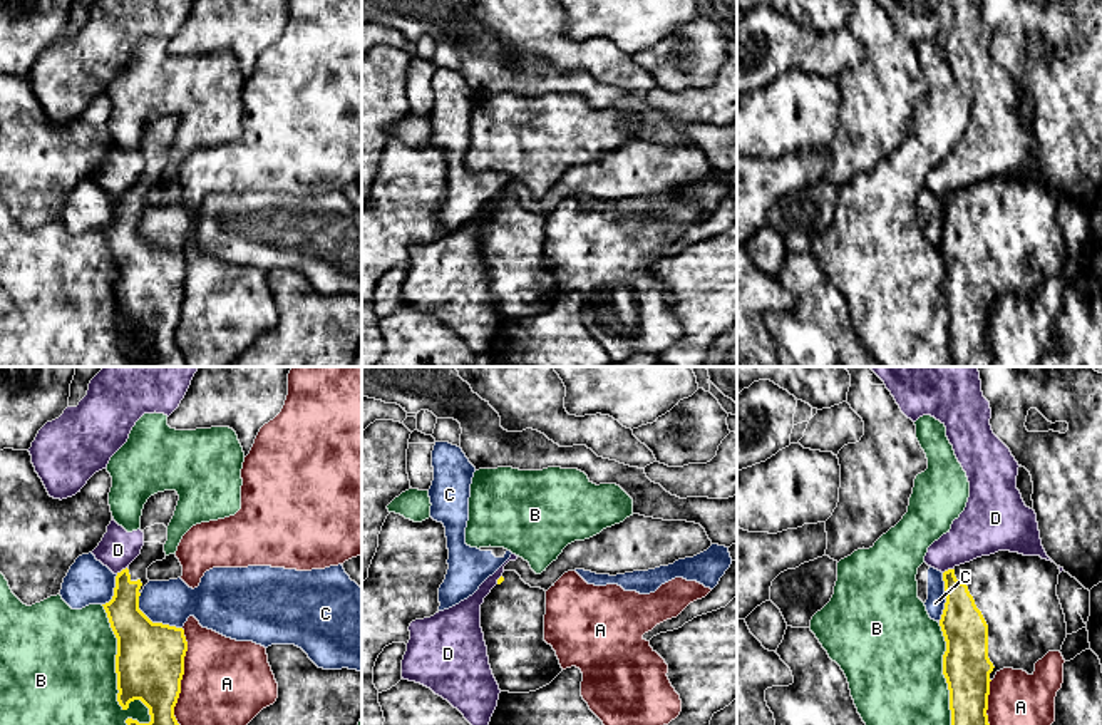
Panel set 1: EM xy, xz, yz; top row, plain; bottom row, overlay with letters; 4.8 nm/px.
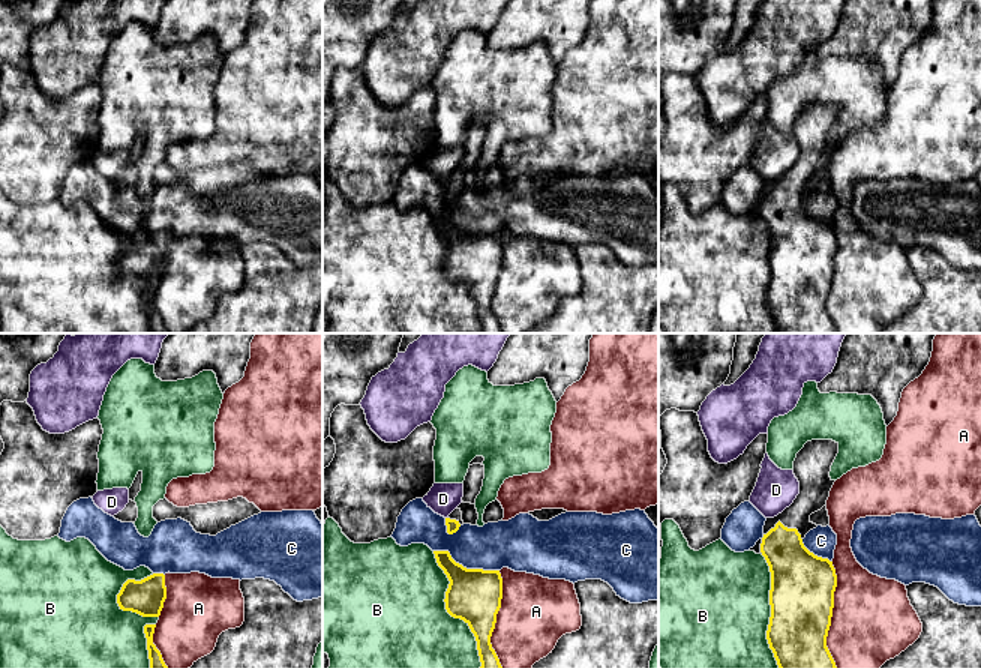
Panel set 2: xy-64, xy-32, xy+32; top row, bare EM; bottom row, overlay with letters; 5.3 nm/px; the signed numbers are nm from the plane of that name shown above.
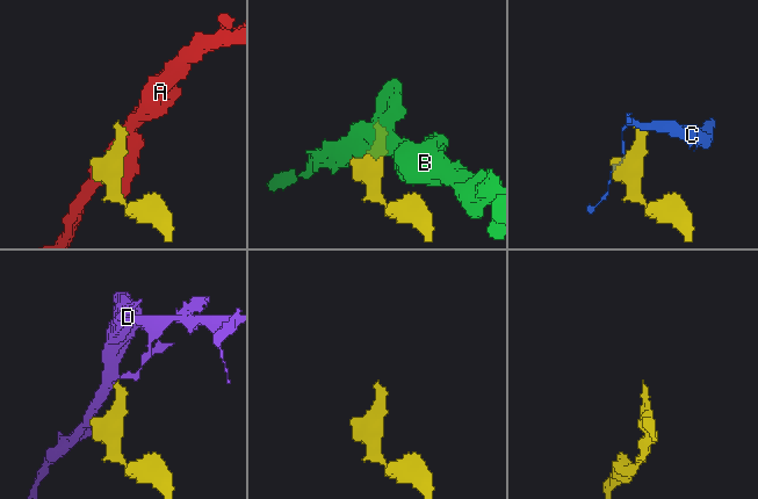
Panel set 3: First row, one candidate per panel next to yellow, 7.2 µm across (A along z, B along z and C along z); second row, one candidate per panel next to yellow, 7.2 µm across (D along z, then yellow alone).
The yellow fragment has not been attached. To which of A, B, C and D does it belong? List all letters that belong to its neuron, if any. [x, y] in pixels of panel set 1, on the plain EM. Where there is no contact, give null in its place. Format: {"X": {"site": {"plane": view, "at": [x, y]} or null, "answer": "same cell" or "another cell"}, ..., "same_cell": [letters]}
{"A": {"site": {"plane": "xy", "at": [180, 310]}, "answer": "another cell"}, "B": {"site": {"plane": "xy", "at": [118, 322]}, "answer": "another cell"}, "C": {"site": {"plane": "xy", "at": [151, 246]}, "answer": "another cell"}, "D": {"site": {"plane": "xy", "at": [123, 195]}, "answer": "another cell"}, "same_cell": []}

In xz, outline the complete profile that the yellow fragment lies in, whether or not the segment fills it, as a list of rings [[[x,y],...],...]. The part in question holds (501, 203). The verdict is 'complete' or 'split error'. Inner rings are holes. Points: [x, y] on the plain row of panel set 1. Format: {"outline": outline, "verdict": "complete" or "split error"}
{"outline": [[[504,196],[481,229],[481,253],[489,290],[501,316],[529,318],[549,310],[561,296],[544,266],[546,216]]], "verdict": "split error"}

